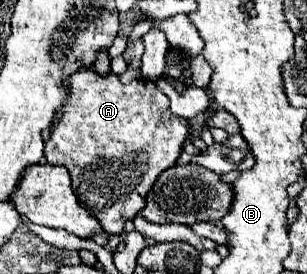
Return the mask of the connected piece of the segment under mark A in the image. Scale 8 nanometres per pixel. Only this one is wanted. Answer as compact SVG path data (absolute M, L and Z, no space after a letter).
M81 69L79 73L75 73L75 77L71 77L69 81L69 103L63 107L63 117L61 121L57 123L57 127L53 129L51 133L51 139L45 143L45 157L47 157L47 163L51 165L63 165L69 169L71 173L71 181L73 181L73 191L79 199L79 203L93 215L97 217L97 221L101 223L103 231L107 235L119 235L125 227L125 221L133 219L141 209L143 209L143 201L145 201L145 195L149 193L151 185L155 183L155 177L159 177L159 173L163 169L169 169L171 165L175 165L175 161L179 159L179 153L181 153L181 147L183 143L187 141L187 135L189 135L189 129L187 129L187 121L185 119L177 119L171 115L169 111L169 99L153 85L153 81L147 81L147 79L137 79L133 81L131 85L123 85L119 81L119 77L115 73L109 73L107 77L99 77L95 73L95 69Z

